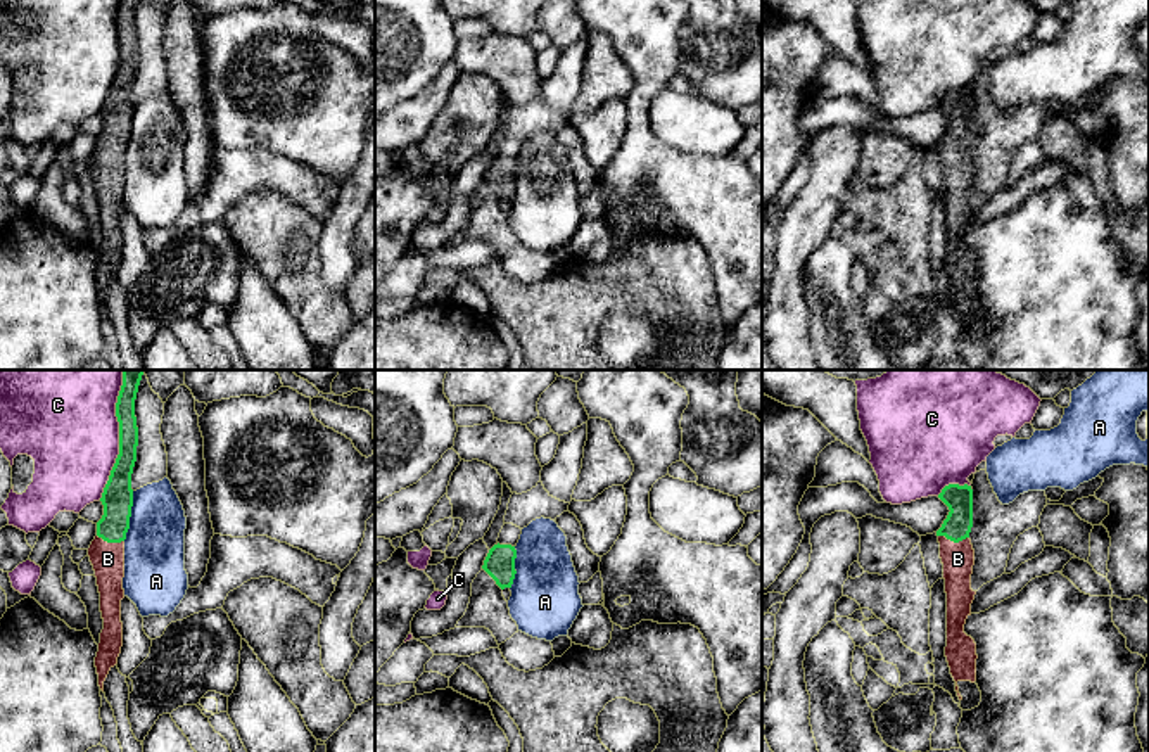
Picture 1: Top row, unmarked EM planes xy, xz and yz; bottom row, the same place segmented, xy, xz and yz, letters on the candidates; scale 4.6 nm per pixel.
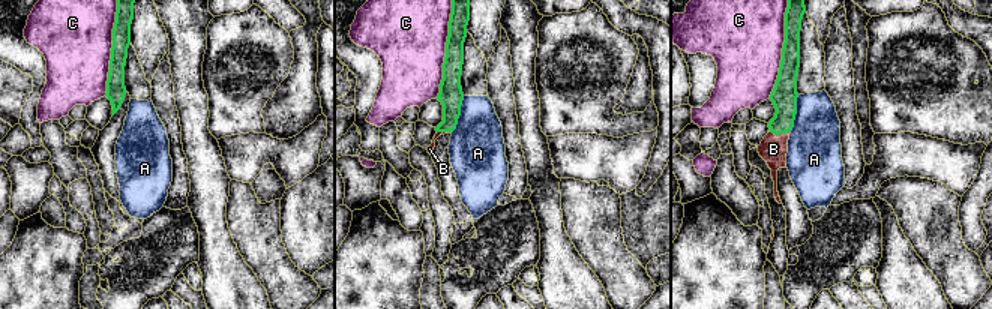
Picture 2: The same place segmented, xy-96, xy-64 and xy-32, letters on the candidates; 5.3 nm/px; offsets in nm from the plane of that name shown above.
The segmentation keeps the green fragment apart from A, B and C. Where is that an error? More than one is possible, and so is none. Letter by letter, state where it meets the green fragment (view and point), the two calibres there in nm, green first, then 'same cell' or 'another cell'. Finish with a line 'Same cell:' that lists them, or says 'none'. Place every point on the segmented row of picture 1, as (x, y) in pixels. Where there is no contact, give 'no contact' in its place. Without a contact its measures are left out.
A: contact xy (130, 516); calibres 140 and 280 nm; another cell
B: contact yz (954, 541); calibres 130 and 150 nm; same cell
C: contact xy (120, 434); calibres 120 and 460 nm; another cell
Same cell: B

